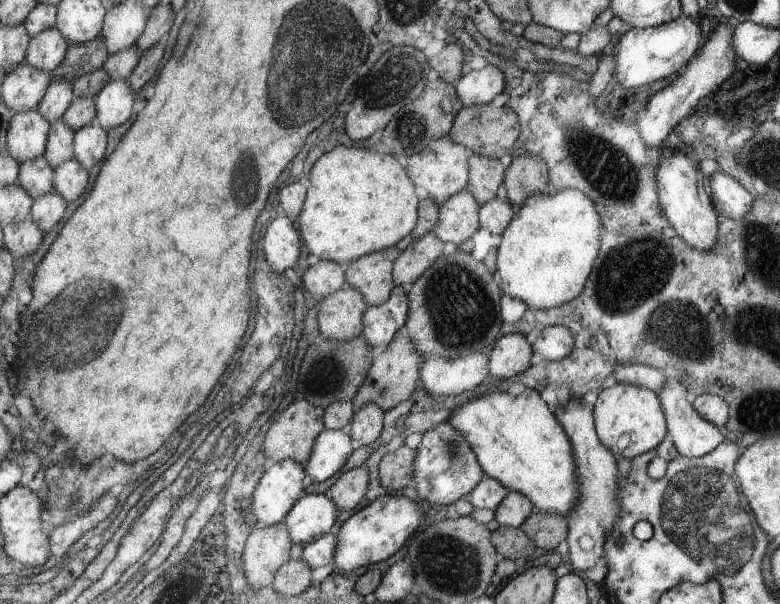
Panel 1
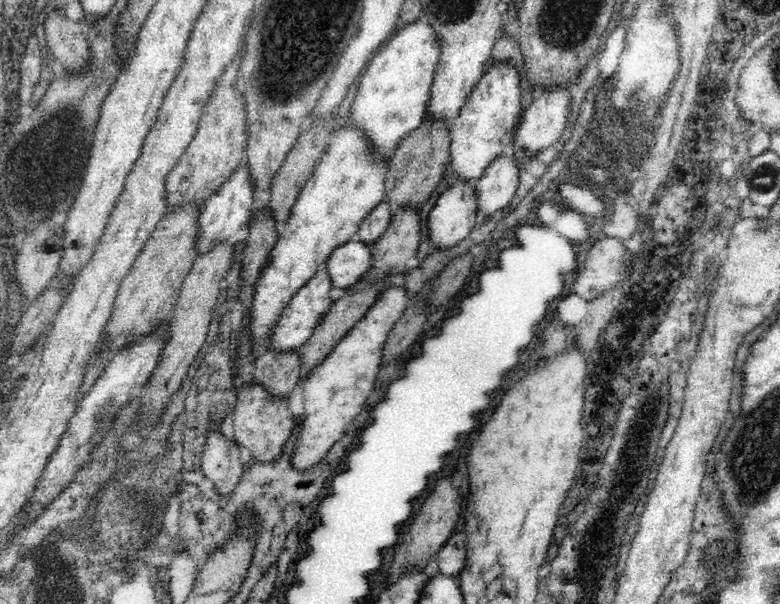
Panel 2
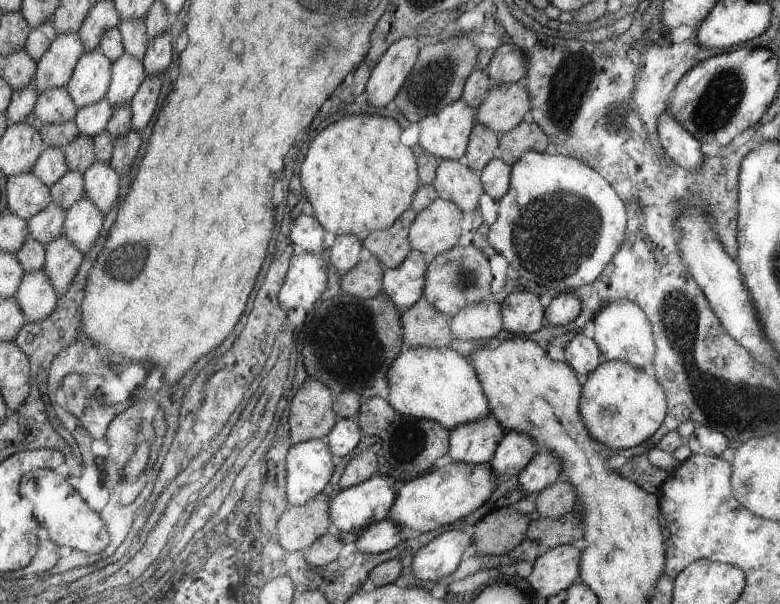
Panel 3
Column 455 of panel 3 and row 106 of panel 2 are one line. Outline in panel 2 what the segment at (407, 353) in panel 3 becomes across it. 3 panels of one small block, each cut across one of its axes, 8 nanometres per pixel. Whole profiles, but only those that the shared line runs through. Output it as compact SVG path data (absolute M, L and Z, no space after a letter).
M419 18L390 37L367 64L364 76L360 76L360 86L357 86L348 118L360 128L375 160L388 165L404 137L422 125L440 53L435 30L425 19Z

